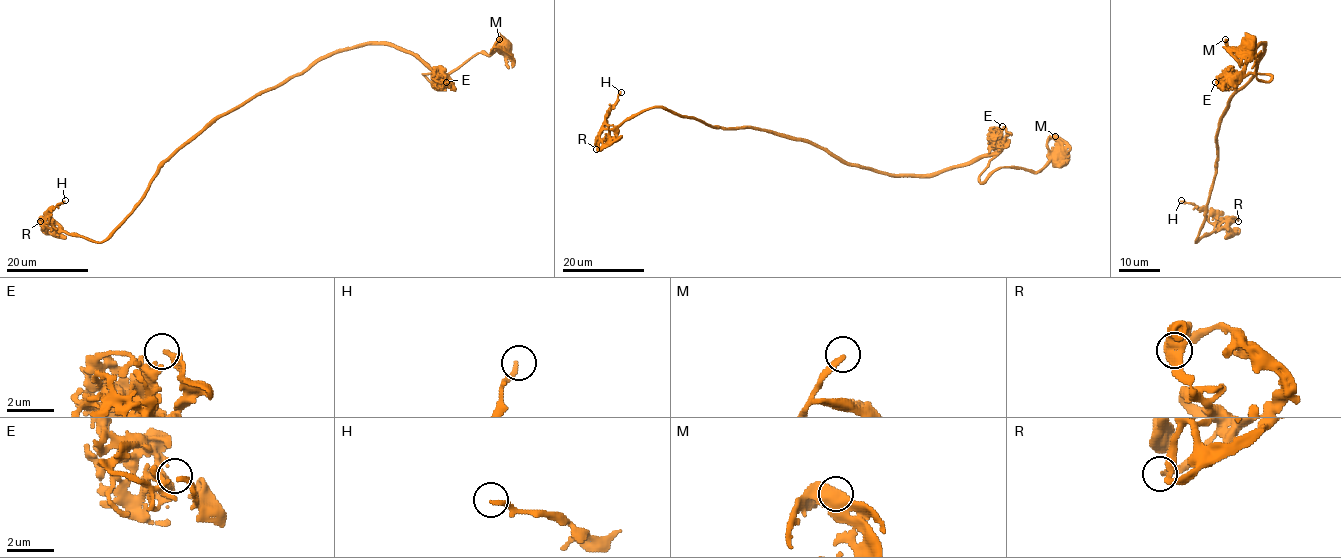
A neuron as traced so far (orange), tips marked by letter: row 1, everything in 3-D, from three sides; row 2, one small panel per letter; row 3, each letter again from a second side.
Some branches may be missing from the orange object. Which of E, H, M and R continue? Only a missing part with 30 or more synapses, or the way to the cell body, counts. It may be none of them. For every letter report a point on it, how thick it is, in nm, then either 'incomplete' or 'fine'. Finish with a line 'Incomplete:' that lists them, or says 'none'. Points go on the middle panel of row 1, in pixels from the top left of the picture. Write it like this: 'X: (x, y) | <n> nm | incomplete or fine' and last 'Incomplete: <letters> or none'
E: (1002, 126) | 200 nm | fine
H: (621, 92) | 190 nm | fine
M: (1055, 136) | 300 nm | fine
R: (596, 149) | 320 nm | fine
Incomplete: none

